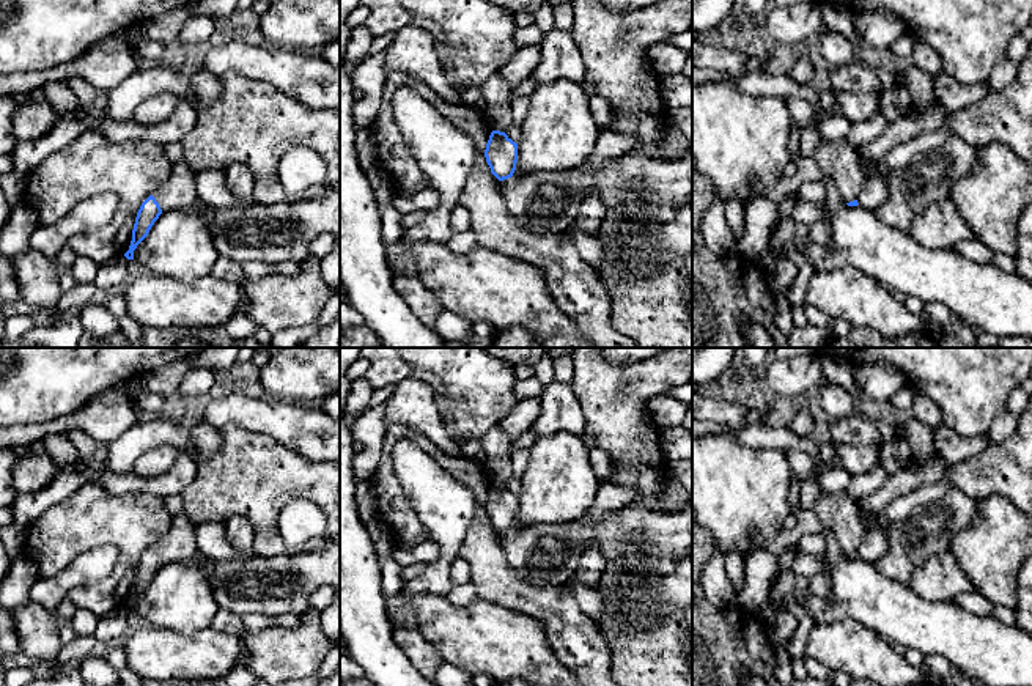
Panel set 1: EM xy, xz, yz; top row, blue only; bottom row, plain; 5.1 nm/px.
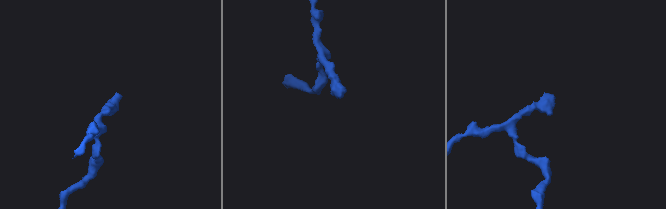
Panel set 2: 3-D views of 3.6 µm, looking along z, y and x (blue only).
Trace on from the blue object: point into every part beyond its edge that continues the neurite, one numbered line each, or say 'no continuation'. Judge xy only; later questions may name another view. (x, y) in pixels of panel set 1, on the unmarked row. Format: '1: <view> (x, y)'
1: xy (178, 543)

